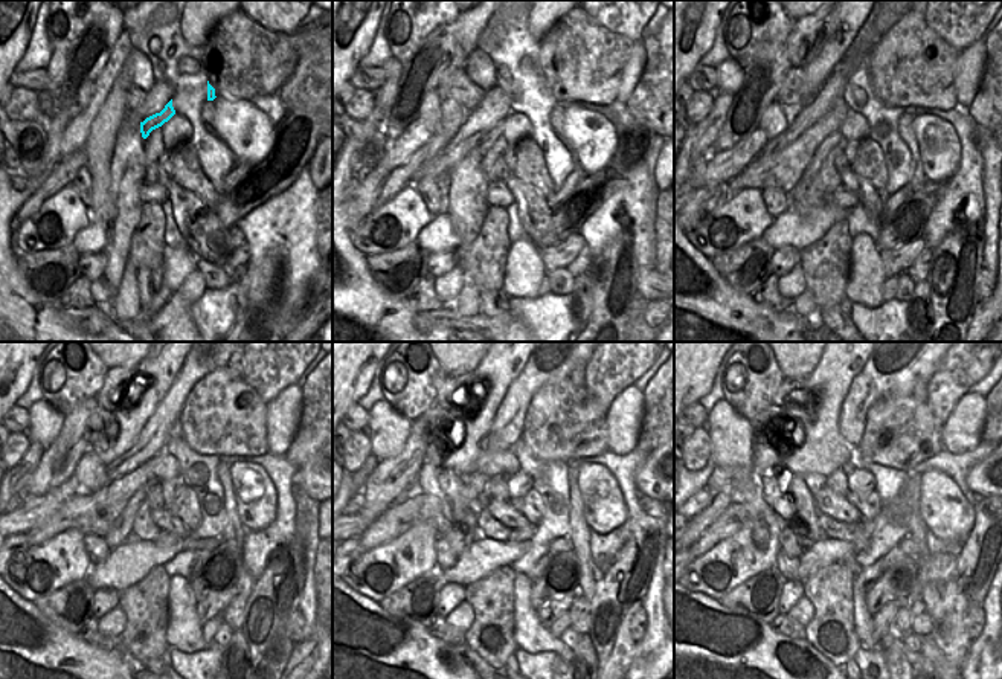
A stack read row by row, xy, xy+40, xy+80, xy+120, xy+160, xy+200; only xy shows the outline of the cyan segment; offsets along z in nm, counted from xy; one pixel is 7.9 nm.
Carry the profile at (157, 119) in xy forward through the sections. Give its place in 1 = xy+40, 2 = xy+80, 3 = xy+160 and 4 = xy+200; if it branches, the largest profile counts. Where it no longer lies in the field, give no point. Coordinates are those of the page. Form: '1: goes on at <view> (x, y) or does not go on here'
1: goes on at xy+40 (488, 139)
2: goes on at xy+80 (833, 139)
3: goes on at xy+160 (455, 537)
4: goes on at xy+200 (789, 543)

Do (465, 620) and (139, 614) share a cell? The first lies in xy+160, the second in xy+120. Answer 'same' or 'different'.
different

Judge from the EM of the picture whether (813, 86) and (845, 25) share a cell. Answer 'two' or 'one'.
one

